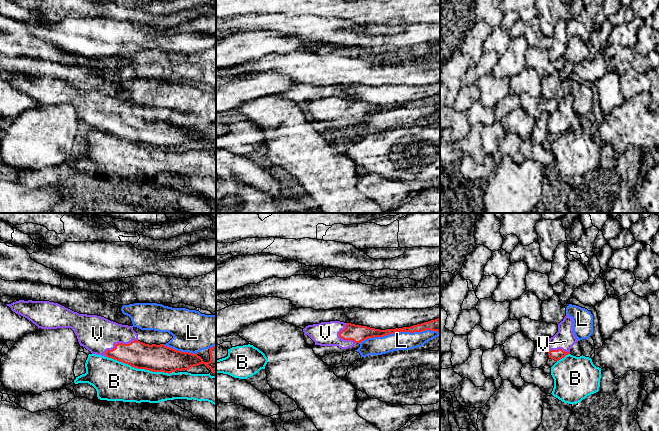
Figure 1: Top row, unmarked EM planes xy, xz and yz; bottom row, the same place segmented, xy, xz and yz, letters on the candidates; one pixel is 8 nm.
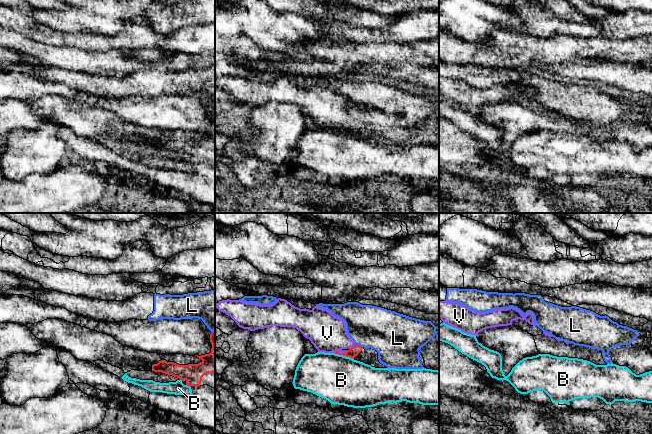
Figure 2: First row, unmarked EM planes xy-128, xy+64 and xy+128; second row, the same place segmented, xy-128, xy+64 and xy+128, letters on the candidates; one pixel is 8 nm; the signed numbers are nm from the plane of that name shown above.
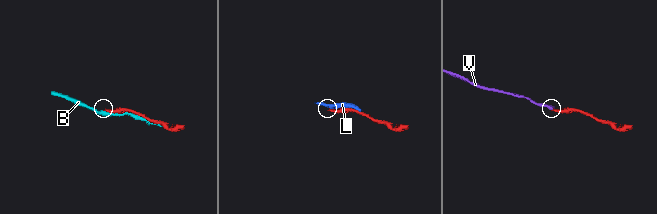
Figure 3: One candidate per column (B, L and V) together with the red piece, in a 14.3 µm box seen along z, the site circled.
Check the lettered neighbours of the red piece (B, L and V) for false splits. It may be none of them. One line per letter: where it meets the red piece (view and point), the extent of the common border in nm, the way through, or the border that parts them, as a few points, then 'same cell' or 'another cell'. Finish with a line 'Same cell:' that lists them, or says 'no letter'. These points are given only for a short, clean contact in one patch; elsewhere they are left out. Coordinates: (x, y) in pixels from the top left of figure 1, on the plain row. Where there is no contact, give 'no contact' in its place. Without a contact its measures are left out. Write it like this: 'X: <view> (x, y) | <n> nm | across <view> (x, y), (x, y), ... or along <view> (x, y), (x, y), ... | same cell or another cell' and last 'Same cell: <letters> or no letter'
B: xy (141, 144) | 550 nm | another cell
L: xz (398, 107) | 650 nm | another cell
V: xy (120, 119) | 300 nm | across xy (137, 130), (128, 126), (120, 119), (97, 110) | same cell
Same cell: V

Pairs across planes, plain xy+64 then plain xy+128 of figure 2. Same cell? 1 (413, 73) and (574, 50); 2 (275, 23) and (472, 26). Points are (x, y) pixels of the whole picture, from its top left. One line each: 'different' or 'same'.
1: different
2: same

